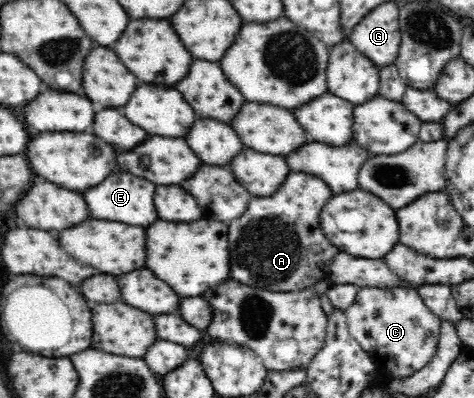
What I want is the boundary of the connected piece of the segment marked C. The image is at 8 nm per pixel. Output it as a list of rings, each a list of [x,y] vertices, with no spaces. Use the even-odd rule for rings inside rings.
[[[360,287],[354,304],[345,311],[349,333],[391,376],[409,377],[422,370],[439,346],[442,319],[422,301],[415,288]]]

